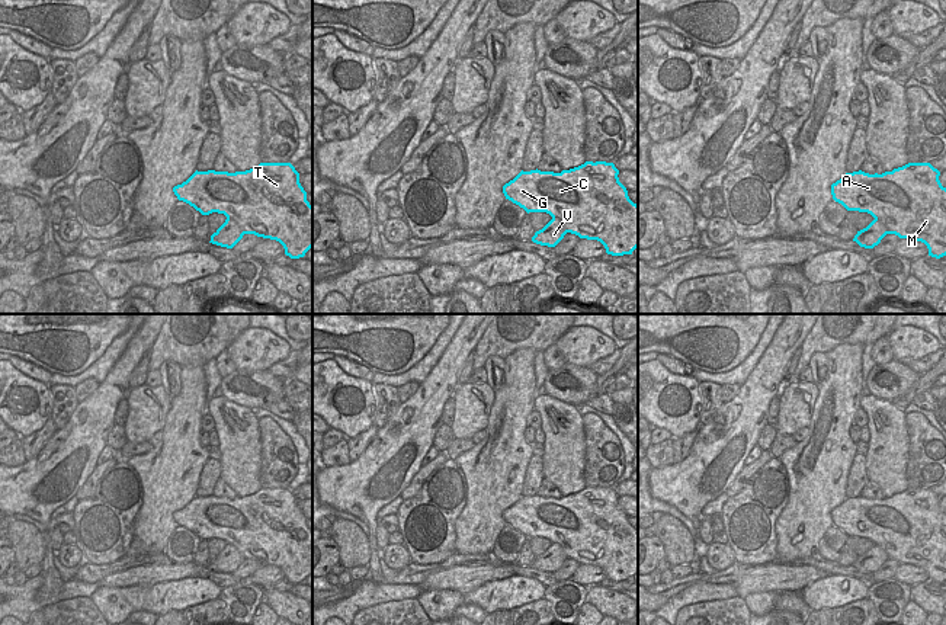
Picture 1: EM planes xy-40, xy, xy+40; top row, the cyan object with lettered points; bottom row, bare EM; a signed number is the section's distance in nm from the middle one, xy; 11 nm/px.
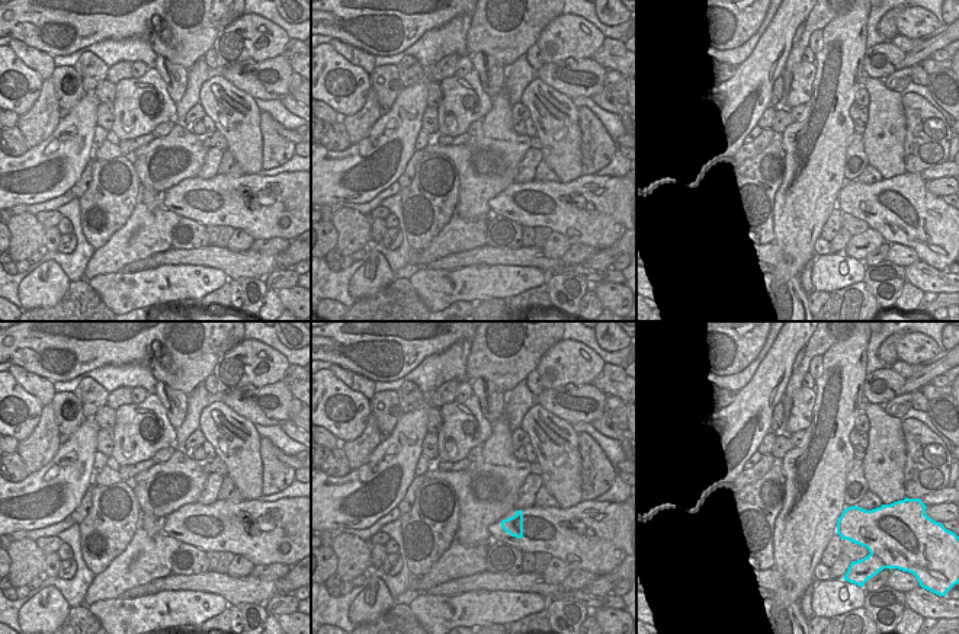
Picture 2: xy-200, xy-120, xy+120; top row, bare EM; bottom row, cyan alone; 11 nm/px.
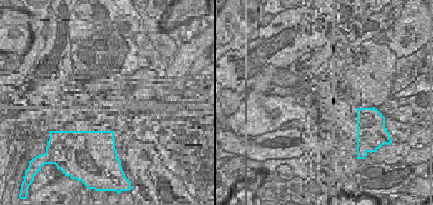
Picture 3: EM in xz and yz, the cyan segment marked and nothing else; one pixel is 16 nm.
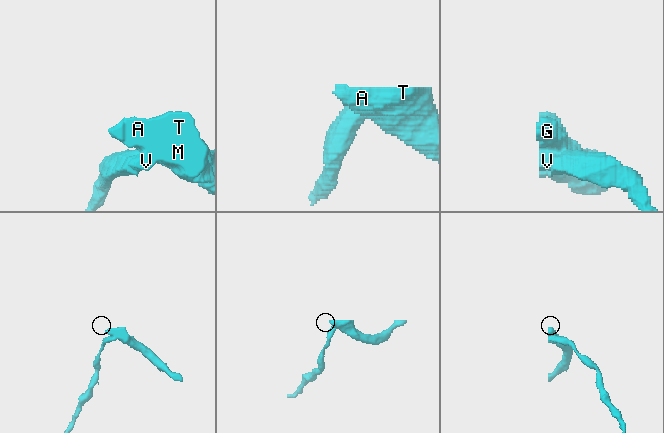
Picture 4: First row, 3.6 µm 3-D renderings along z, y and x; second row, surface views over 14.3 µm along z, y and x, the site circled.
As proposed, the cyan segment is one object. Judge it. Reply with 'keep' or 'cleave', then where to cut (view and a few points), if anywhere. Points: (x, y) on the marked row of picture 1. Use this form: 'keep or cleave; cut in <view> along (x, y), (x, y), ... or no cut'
cleave; cut in xy-40 along (227, 217), (246, 233)

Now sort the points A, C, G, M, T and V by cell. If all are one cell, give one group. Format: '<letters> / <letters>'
A C G M T / V

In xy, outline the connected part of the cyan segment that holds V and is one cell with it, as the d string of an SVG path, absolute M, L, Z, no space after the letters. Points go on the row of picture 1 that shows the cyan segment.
M552 218L542 230L536 231L532 241L541 246L555 247L567 234L558 218Z

